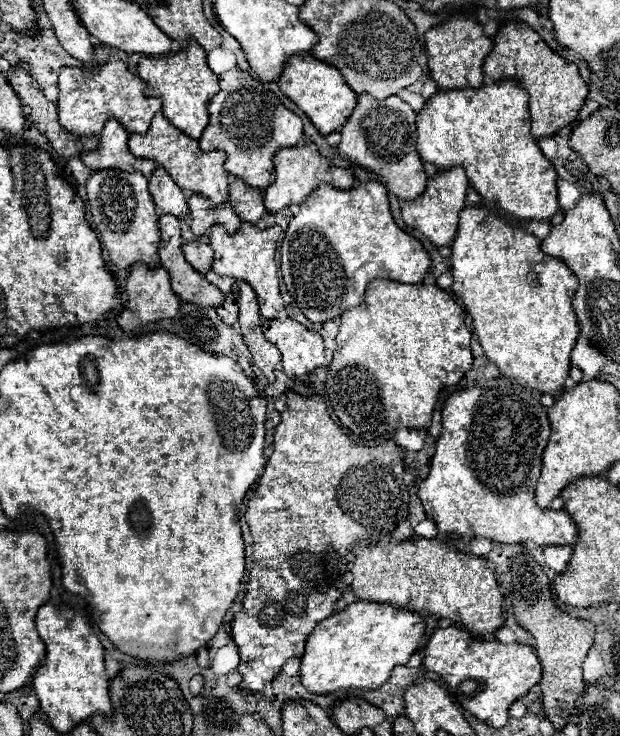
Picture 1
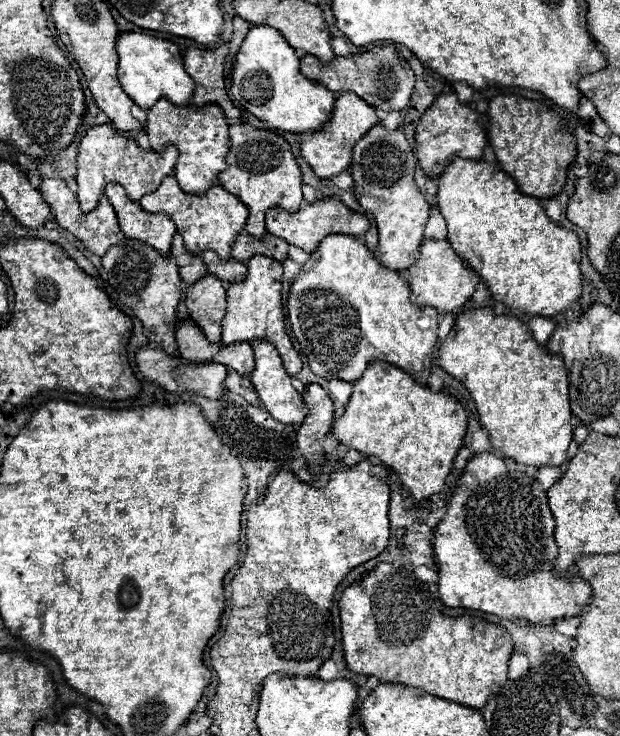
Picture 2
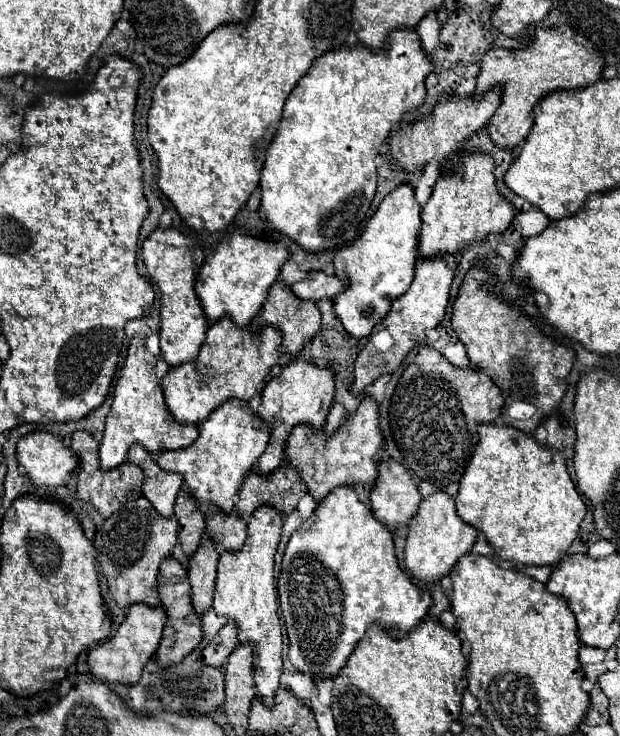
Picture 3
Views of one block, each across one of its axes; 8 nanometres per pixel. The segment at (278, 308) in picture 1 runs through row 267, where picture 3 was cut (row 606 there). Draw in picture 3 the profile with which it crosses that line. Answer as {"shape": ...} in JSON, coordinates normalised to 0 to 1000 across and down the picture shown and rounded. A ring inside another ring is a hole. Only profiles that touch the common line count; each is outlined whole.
{"shape":[[[439,688],[416,690],[400,709],[400,728],[384,750],[361,750],[352,761],[352,785],[345,804],[345,832],[374,842],[384,853],[387,875],[406,878],[410,927],[426,959],[442,954],[455,916],[455,848],[445,823],[442,753],[452,736],[455,701]]]}

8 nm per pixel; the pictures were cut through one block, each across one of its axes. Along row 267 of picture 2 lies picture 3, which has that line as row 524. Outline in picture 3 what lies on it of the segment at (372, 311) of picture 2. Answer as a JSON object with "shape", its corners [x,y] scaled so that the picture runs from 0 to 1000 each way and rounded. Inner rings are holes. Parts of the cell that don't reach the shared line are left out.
{"shape":[[[571,663],[535,666],[506,698],[468,728],[448,783],[448,813],[468,870],[465,897],[506,927],[539,924],[600,848],[623,851],[635,867],[655,867],[684,842],[697,821],[694,807],[668,796],[645,774],[635,755],[632,723],[600,701]]]}

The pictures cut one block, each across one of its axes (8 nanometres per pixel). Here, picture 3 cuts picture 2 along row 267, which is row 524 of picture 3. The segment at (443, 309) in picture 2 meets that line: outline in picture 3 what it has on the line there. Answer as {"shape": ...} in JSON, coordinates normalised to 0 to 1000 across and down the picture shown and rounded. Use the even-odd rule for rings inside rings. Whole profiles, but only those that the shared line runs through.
{"shape":[[[700,668],[681,679],[671,701],[658,715],[658,734],[652,745],[652,766],[661,780],[687,793],[710,791],[768,736],[768,720],[755,715],[732,693],[732,679],[719,668]]]}

